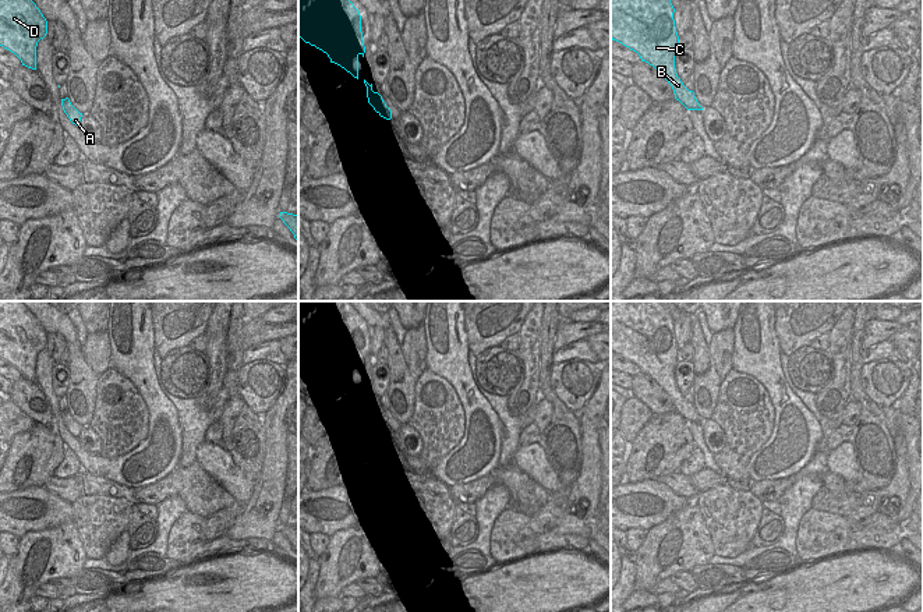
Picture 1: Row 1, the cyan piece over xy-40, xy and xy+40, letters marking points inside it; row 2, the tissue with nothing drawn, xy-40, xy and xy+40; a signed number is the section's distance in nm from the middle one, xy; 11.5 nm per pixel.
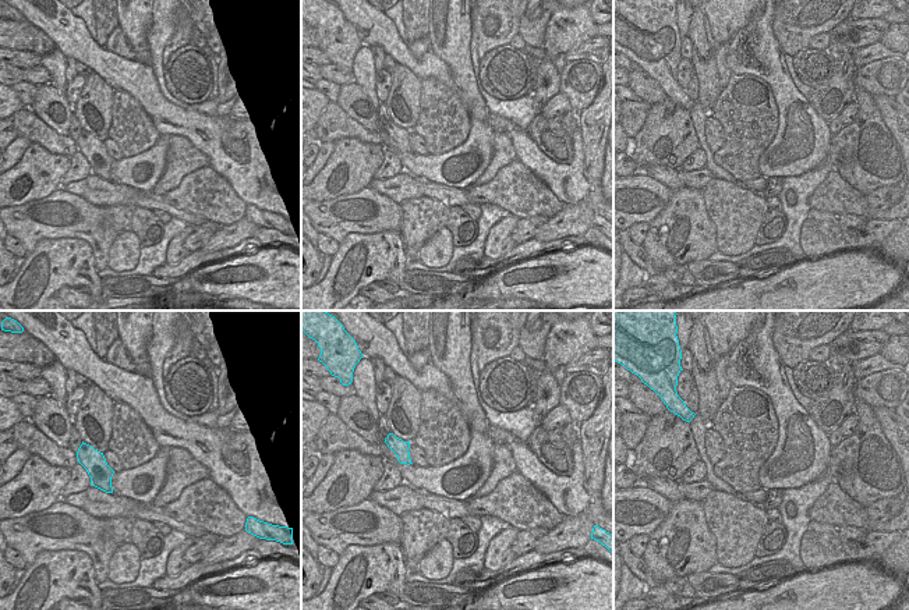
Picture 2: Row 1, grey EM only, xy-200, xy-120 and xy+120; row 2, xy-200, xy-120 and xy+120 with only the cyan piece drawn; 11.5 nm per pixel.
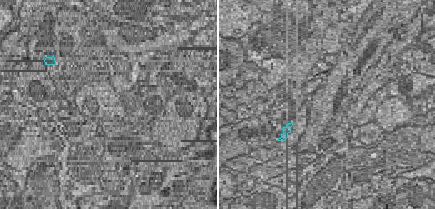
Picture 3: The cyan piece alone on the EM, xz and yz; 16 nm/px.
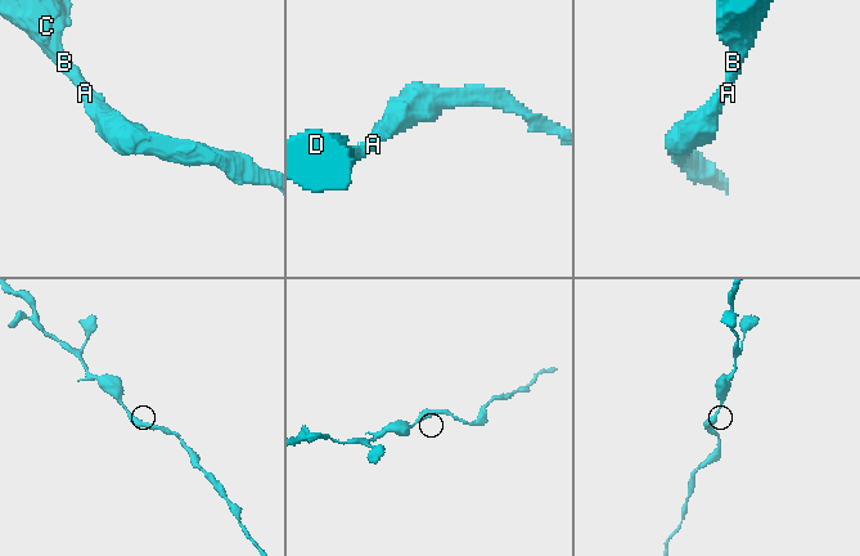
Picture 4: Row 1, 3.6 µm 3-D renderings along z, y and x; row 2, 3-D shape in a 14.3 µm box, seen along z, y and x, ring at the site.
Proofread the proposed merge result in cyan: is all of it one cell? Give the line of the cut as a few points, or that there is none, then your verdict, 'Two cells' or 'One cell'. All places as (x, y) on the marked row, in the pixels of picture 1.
No split. One cell.

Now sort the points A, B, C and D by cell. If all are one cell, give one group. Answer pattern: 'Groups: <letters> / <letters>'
Groups: A B C D.

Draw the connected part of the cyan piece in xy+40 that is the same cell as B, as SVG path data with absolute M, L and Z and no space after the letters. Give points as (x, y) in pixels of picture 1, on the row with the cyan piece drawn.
M611 0L611 39L636 52L672 86L687 110L703 110L676 74L679 36L671 0Z

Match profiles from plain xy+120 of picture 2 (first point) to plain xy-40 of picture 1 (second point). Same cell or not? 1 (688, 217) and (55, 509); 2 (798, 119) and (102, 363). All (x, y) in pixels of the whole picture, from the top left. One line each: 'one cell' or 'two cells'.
1: two cells
2: two cells

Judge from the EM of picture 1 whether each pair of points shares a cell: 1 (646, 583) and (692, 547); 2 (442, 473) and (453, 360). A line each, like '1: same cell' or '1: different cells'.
1: same cell
2: same cell

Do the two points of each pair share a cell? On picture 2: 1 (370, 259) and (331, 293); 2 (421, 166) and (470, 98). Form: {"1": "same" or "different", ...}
{"1": "same", "2": "same"}

